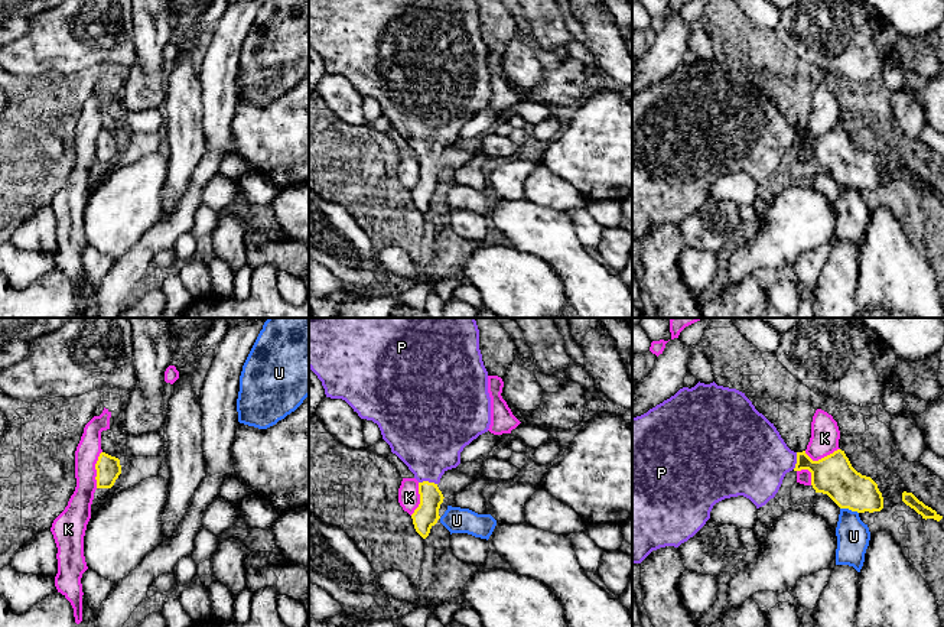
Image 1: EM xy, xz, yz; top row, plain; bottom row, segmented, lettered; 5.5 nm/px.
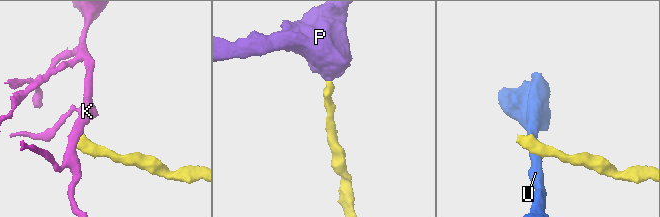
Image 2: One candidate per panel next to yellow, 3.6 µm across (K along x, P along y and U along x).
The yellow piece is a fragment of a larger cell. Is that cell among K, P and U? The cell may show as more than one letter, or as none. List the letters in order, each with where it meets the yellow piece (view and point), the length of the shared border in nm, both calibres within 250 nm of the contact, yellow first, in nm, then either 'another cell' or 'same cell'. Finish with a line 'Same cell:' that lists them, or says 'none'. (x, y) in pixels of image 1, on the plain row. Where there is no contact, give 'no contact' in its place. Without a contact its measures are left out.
K: contact xy (95, 145); length 220 nm; calibres 140 and 140 nm; another cell
P: contact xz (427, 158); length 110 nm; calibres 140 and 400 nm; same cell
U: contact yz (849, 185); length 110 nm; calibres 220 and 180 nm; another cell
Same cell: P

